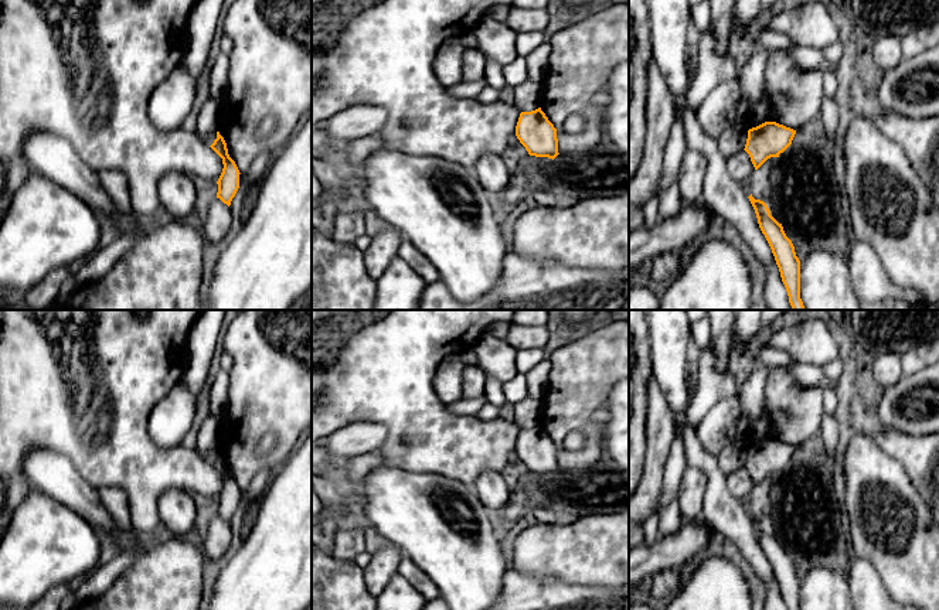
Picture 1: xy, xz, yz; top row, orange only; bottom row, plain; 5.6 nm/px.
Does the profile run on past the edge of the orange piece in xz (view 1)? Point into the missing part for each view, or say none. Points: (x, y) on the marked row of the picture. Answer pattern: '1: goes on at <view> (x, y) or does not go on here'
1: does not go on here

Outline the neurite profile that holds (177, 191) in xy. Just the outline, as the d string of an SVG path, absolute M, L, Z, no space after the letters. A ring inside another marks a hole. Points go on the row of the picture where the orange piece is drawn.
M170 171L160 180L157 191L169 218L186 221L195 214L197 184L190 175Z

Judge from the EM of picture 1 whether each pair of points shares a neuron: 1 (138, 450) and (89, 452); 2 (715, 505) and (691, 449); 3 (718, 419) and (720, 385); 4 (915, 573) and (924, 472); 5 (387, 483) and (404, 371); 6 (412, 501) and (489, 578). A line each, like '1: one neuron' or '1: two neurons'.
1: one neuron
2: one neuron
3: two neurons
4: two neurons
5: two neurons
6: one neuron

